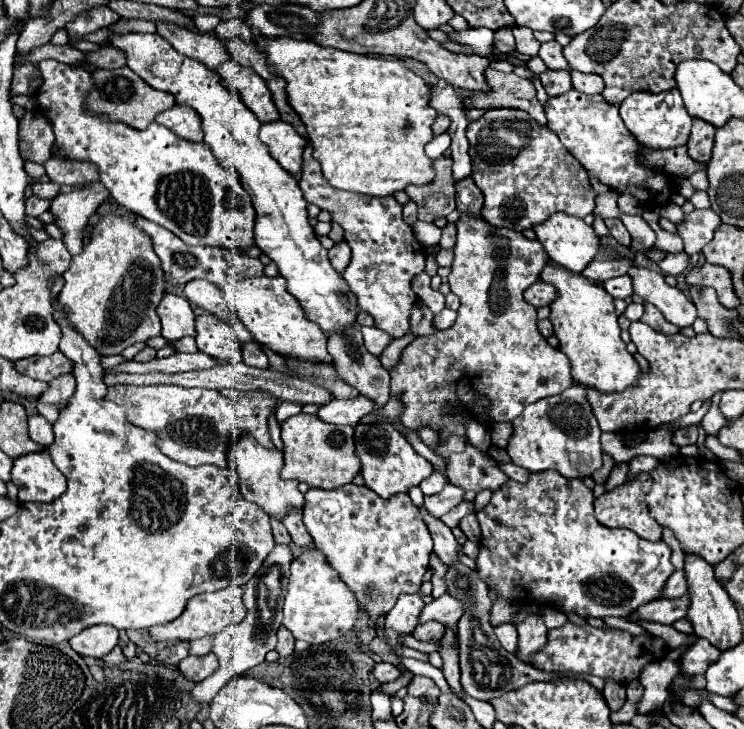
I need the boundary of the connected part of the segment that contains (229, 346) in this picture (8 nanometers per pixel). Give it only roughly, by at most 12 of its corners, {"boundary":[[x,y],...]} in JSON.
{"boundary":[[202,314],[196,346],[218,364],[242,362],[230,324]]}

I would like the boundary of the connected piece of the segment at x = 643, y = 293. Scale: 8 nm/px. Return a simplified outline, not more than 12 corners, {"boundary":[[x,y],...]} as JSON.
{"boundary":[[632,266],[634,294],[680,330],[696,320],[694,302],[660,272]]}

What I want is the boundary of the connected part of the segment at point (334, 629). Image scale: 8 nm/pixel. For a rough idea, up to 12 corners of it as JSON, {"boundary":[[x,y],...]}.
{"boundary":[[314,546],[290,568],[282,624],[324,644],[352,630],[354,594]]}

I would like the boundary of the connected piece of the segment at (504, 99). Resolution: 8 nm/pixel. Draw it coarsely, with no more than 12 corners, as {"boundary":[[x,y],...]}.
{"boundary":[[486,70],[494,92],[468,98],[476,108],[490,106],[526,110],[548,124],[532,80],[514,72]]}

